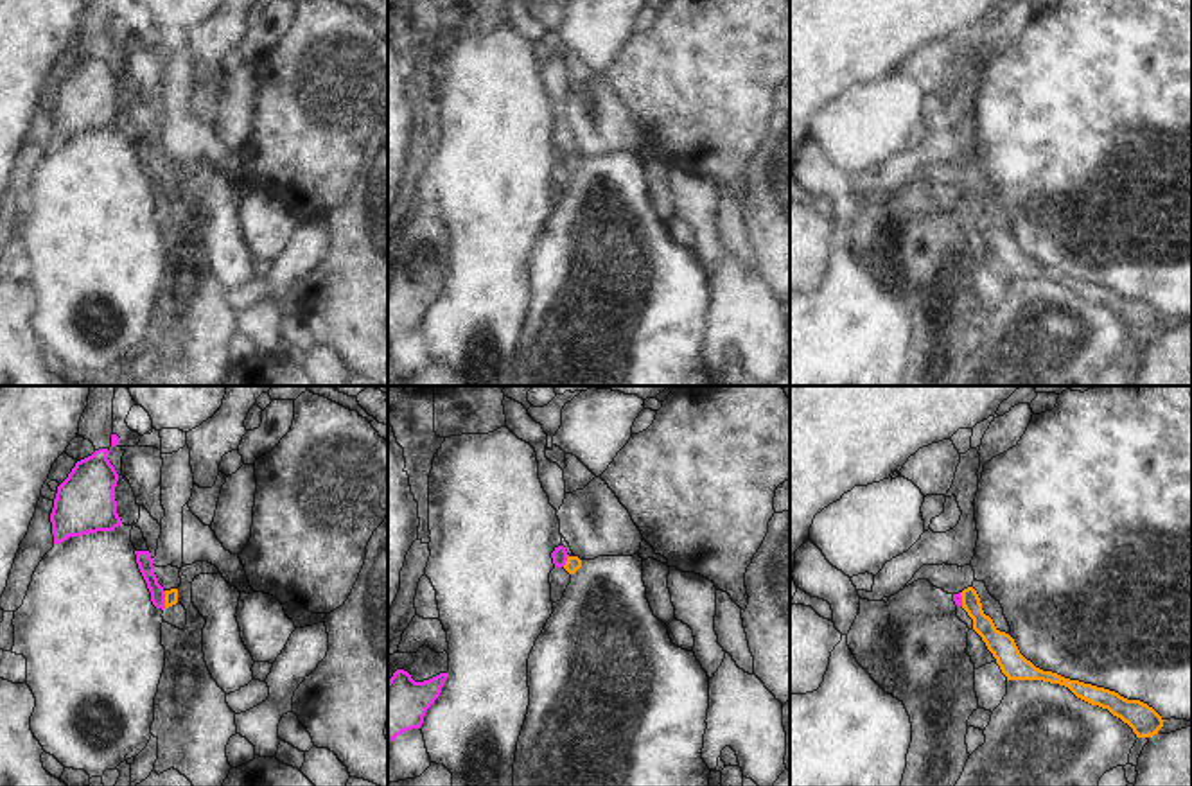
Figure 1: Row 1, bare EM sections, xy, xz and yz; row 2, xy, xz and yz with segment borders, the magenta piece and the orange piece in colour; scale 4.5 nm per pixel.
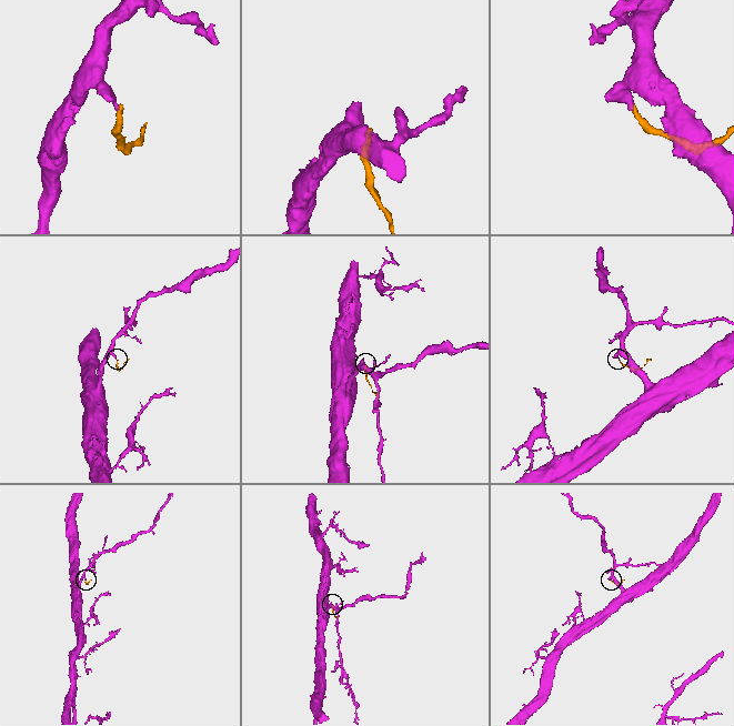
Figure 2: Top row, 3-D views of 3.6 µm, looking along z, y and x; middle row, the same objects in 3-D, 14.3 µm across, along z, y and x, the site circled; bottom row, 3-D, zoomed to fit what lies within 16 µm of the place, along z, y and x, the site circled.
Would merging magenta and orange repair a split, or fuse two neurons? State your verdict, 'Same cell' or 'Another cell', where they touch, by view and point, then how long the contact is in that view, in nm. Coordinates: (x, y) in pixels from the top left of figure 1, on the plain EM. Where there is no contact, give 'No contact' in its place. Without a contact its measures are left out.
Another cell. Touches magenta at xy (164, 198). Shared border 80 nm

